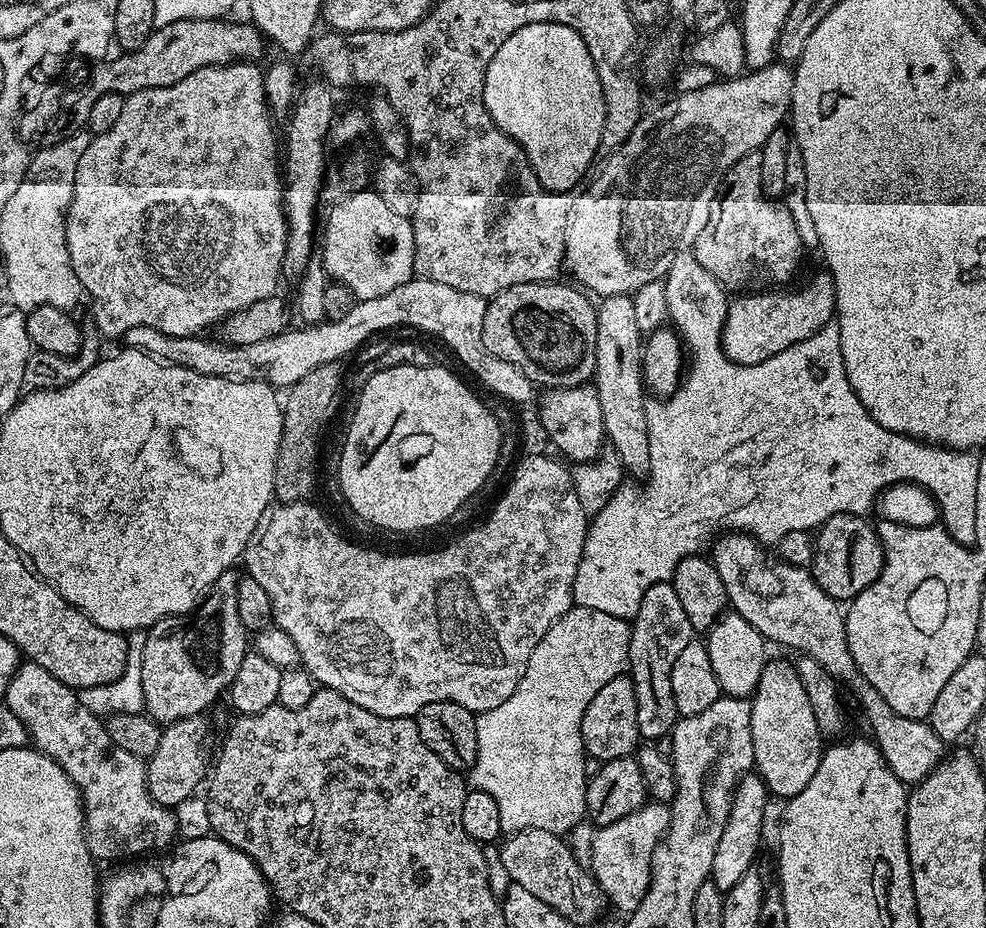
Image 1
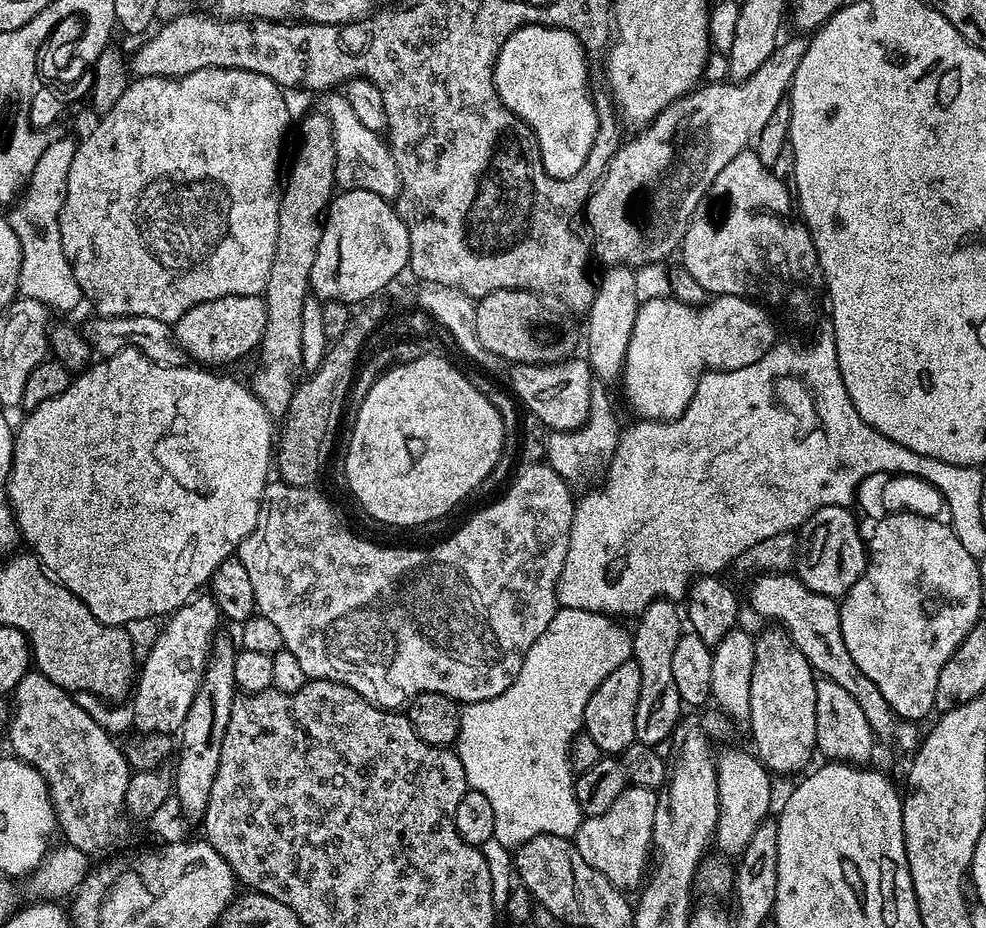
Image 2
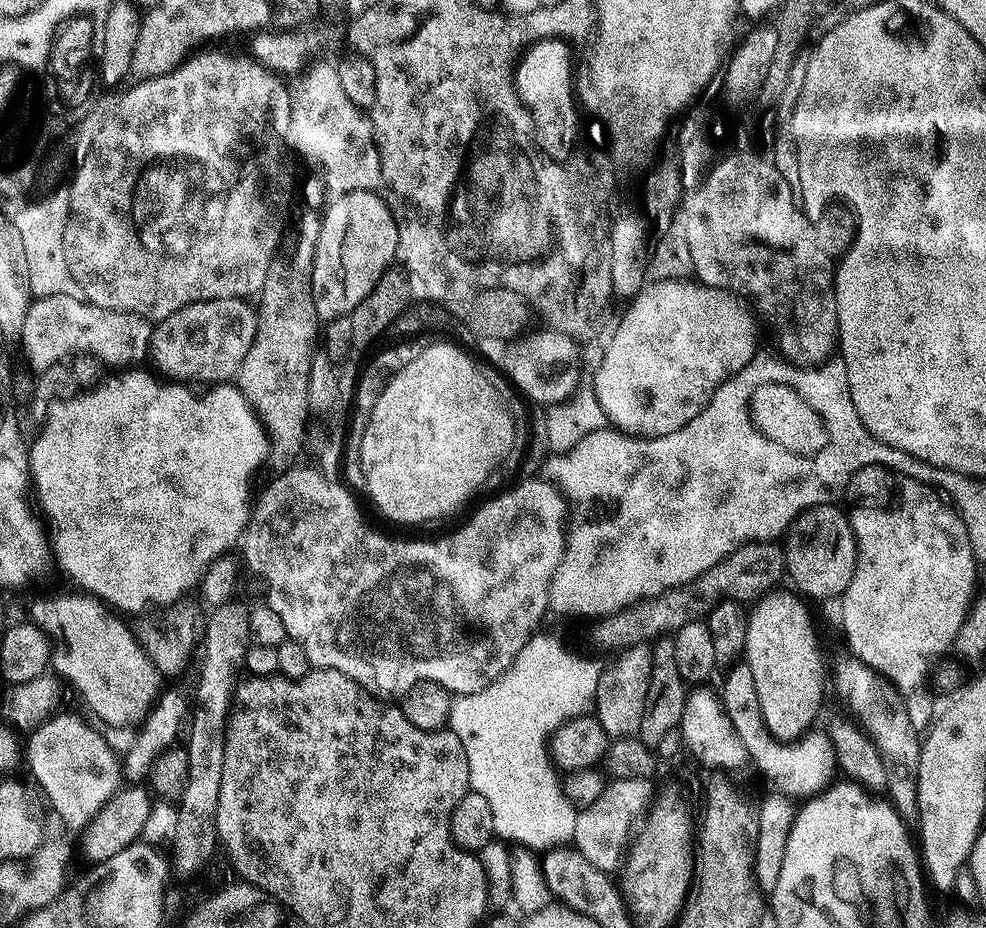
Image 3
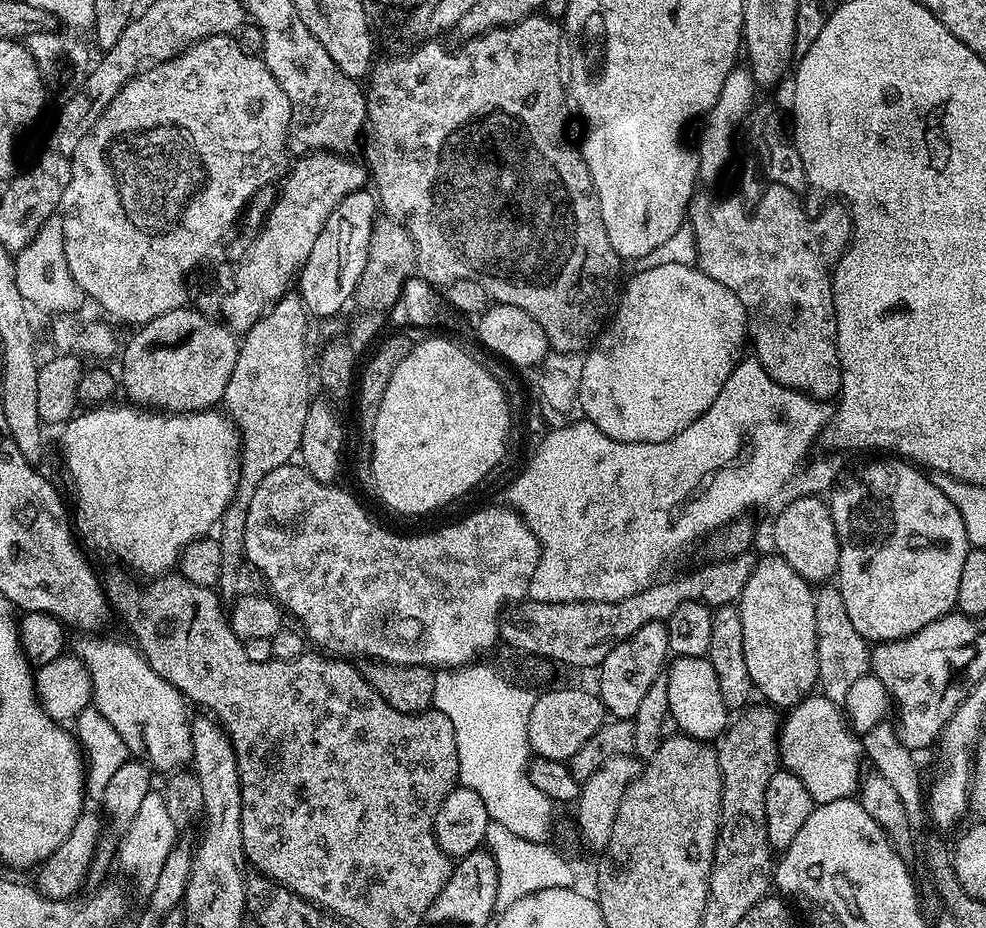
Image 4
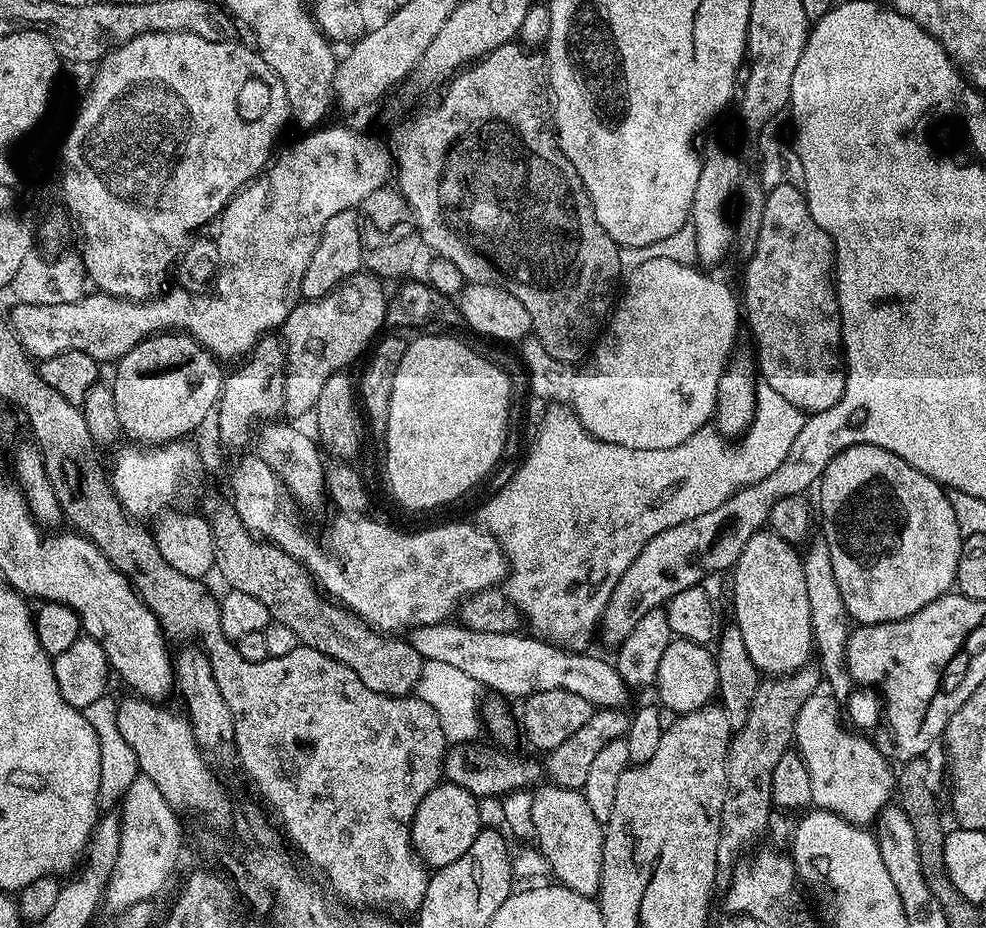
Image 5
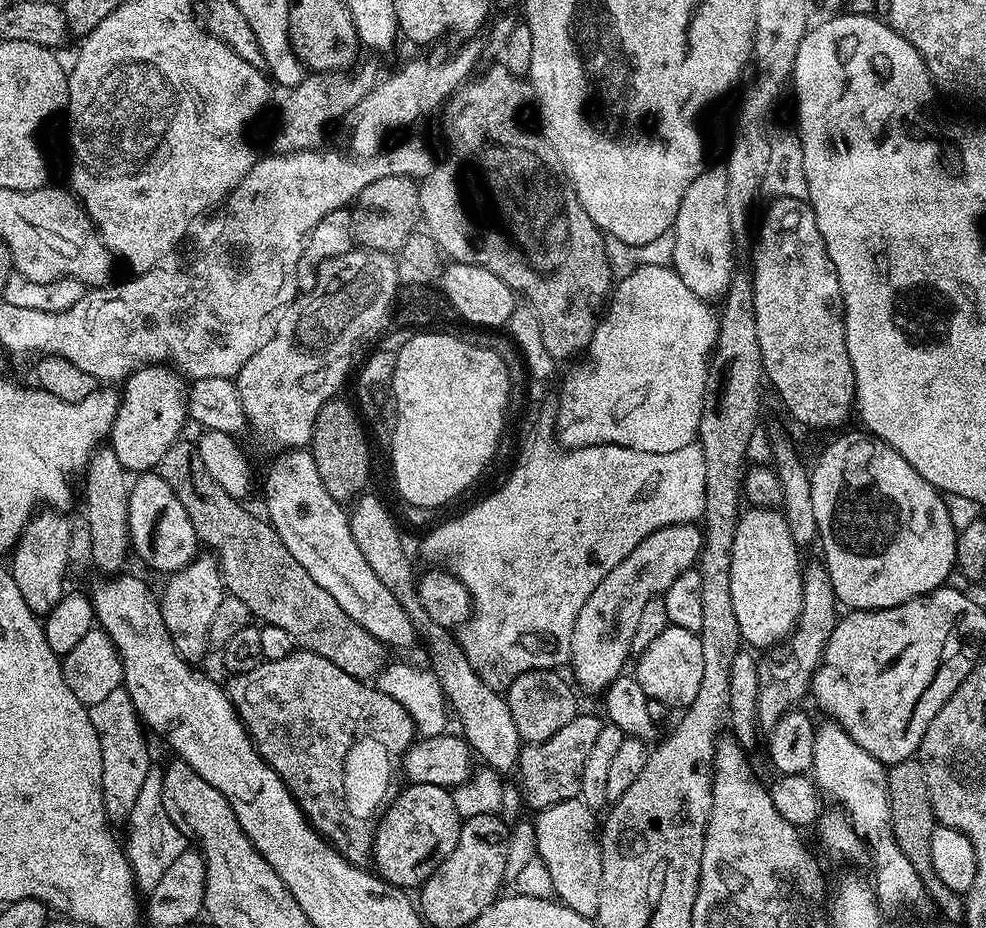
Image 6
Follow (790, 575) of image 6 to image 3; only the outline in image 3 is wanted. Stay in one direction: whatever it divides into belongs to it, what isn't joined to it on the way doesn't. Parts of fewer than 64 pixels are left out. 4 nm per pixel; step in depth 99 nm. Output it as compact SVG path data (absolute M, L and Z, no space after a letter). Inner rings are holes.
M780 591L768 592L751 605L743 659L752 675L764 725L776 739L791 742L799 739L815 725L812 723L815 722L816 715L819 714L820 707L824 704L826 660L824 664L823 658L820 657L820 644L816 641L816 628L812 625L812 616L808 613L807 606L809 605L795 591Z

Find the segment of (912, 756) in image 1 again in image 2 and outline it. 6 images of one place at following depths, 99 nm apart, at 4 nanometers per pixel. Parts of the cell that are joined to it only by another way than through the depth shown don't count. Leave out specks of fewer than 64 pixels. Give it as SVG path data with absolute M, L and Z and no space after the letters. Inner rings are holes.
M768 574L757 579L753 584L756 585L749 590L748 600L746 596L747 607L749 604L764 620L777 620L780 623L777 625L787 632L796 648L802 650L802 654L810 662L813 673L819 674L825 680L838 682L838 686L844 687L854 697L854 702L858 702L858 706L862 706L862 714L866 714L866 722L870 722L872 732L881 745L893 744L900 752L915 753L921 746L921 725L917 721L904 720L901 716L897 716L895 710L886 702L886 698L882 698L878 686L874 686L874 682L870 682L870 678L863 676L858 670L858 666L854 666L854 658L850 658L850 650L846 650L846 642L842 638L840 604L831 596L823 596L817 592L812 592L800 579L792 574Z

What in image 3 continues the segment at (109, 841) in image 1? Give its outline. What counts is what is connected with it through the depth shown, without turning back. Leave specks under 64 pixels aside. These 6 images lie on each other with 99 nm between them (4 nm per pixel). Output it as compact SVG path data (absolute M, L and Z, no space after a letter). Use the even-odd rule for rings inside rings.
M61 714L53 715L52 719L45 720L44 723L37 725L37 727L34 729L31 729L30 736L32 736L32 738L29 740L28 744L26 742L26 752L27 752L27 755L28 755L28 752L30 755L32 755L32 772L34 775L36 775L37 782L40 783L41 786L44 787L46 791L48 791L48 800L50 803L52 803L52 808L54 811L56 811L57 818L60 819L61 822L64 823L65 826L68 827L70 831L76 832L75 834L80 834L80 833L83 833L83 830L88 825L88 823L91 822L92 819L96 817L96 815L98 814L98 810L102 810L102 806L106 806L106 802L110 802L110 798L112 796L116 795L117 792L121 791L121 788L122 788L122 764L121 764L121 761L118 759L117 753L112 751L112 748L109 747L109 745L107 744L107 742L105 742L105 740L103 740L103 738L101 738L99 731L97 731L97 729L95 727L91 728L90 725L84 724L84 720L80 716L60 716L60 715Z

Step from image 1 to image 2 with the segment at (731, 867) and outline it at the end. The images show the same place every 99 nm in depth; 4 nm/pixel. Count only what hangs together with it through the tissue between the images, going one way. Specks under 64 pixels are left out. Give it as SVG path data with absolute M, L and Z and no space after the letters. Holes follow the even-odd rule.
M732 748L729 752L719 753L716 762L720 813L714 844L717 849L720 847L719 851L728 858L739 858L743 854L760 823L769 819L771 812L768 811L772 808L773 777L760 761L760 757L748 752L739 752L738 749Z

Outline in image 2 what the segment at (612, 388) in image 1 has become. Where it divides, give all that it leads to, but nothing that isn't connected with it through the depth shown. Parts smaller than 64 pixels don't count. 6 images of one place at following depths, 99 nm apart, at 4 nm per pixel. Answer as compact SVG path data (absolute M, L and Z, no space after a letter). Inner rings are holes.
M616 266L605 272L608 273L598 280L596 298L586 314L587 319L589 318L588 332L586 328L586 344L588 340L586 359L597 381L619 381L624 371L624 362L641 303L636 296L636 272L633 269Z

